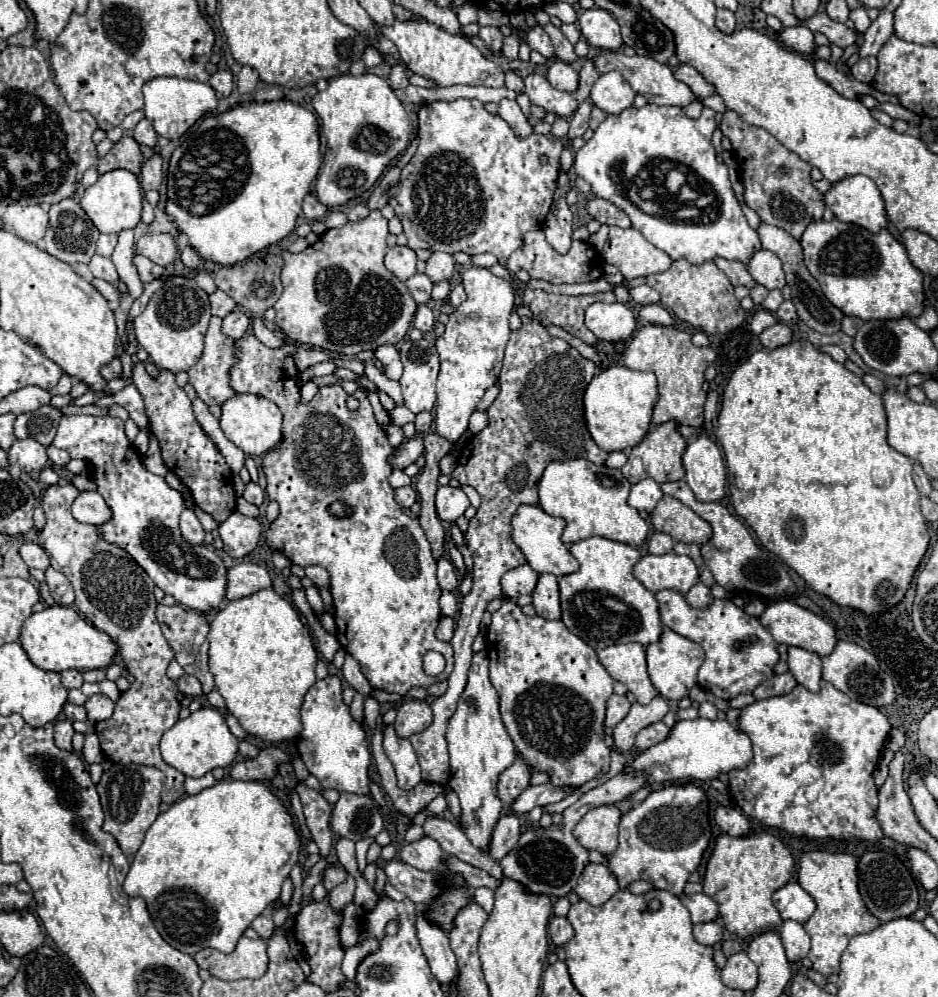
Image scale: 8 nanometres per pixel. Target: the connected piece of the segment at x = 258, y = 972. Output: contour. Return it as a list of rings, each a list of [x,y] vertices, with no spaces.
[[[240,937],[236,949],[232,953],[220,953],[216,949],[202,949],[194,955],[194,961],[200,969],[208,969],[212,977],[222,981],[236,979],[258,979],[264,975],[268,965],[266,941],[264,939],[248,939]]]

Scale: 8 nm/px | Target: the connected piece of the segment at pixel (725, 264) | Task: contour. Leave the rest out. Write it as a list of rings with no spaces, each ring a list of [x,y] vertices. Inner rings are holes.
[[[716,257],[714,259],[716,267],[720,271],[724,271],[728,275],[728,279],[734,283],[734,285],[746,285],[746,287],[752,287],[754,285],[754,279],[750,277],[748,269],[740,263],[740,261],[726,261],[722,257]]]

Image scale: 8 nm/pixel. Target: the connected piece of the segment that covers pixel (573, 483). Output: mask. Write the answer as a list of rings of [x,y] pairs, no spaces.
[[[588,459],[552,461],[538,479],[540,507],[548,515],[562,517],[566,521],[566,529],[562,533],[562,541],[566,545],[588,539],[592,535],[600,535],[632,547],[642,545],[648,535],[648,525],[634,507],[626,505],[628,493],[630,483],[626,477],[622,477],[620,469],[594,465]]]

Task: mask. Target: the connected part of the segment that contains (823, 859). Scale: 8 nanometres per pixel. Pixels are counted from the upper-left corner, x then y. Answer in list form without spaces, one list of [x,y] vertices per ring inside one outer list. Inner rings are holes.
[[[808,851],[800,855],[798,861],[798,885],[810,893],[816,901],[814,915],[804,923],[804,929],[812,937],[812,949],[808,959],[812,967],[828,977],[840,971],[840,955],[848,947],[850,937],[858,933],[868,933],[878,927],[880,921],[866,909],[858,891],[858,857],[850,853],[830,853],[830,851]]]

